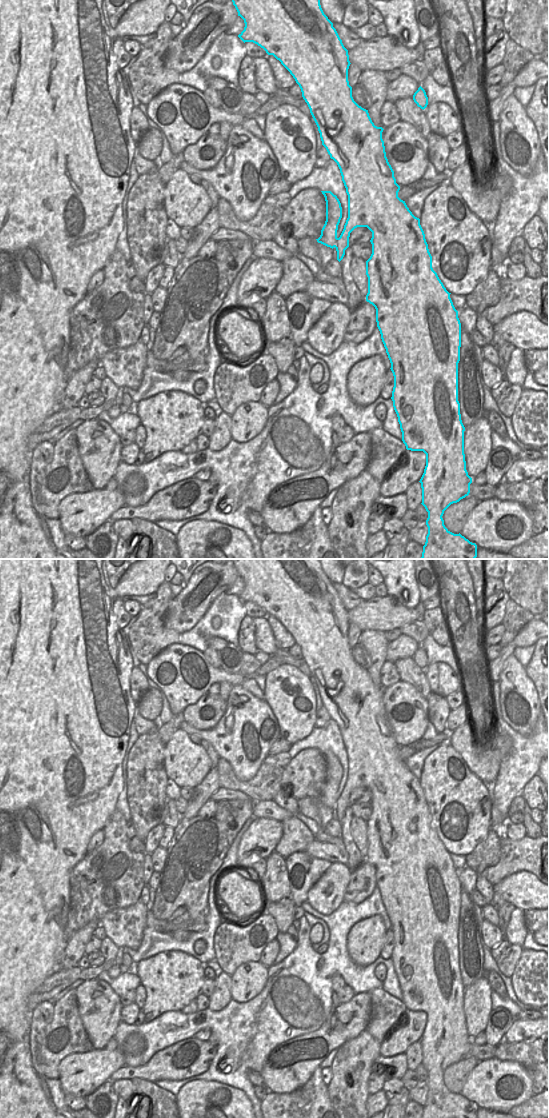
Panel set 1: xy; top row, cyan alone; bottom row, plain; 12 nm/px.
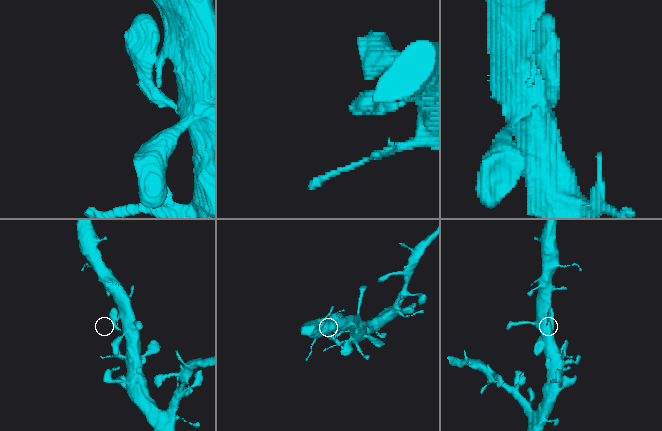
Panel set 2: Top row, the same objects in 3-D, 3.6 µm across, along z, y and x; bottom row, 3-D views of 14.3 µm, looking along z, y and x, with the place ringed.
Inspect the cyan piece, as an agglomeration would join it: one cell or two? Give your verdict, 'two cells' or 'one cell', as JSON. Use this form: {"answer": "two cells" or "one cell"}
{"answer": "one cell"}

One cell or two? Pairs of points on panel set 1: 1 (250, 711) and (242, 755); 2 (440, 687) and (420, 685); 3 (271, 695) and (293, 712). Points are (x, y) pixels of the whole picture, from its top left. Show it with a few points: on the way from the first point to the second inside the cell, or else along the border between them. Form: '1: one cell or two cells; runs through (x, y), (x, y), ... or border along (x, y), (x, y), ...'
1: one cell; runs through (244, 722), (240, 734), (241, 744)
2: two cells; border along (423, 670), (431, 691)
3: one cell; runs through (276, 695), (288, 707)

